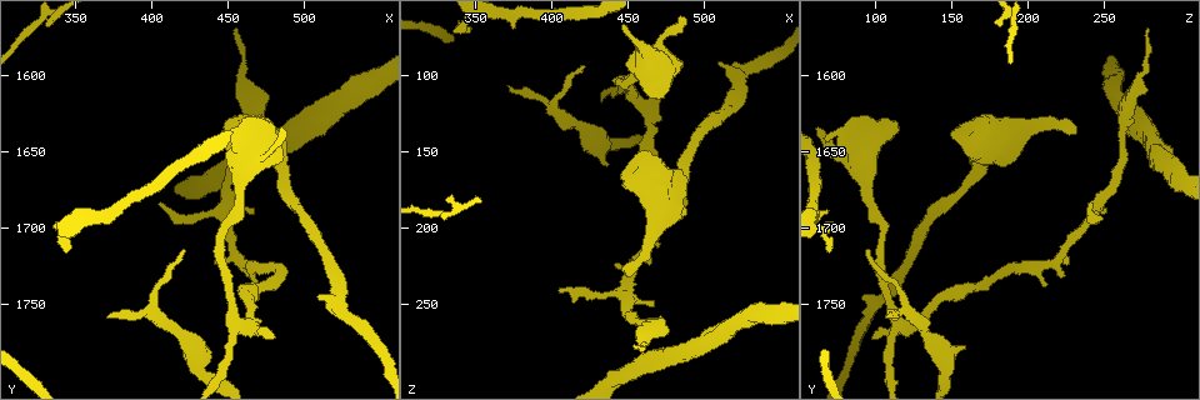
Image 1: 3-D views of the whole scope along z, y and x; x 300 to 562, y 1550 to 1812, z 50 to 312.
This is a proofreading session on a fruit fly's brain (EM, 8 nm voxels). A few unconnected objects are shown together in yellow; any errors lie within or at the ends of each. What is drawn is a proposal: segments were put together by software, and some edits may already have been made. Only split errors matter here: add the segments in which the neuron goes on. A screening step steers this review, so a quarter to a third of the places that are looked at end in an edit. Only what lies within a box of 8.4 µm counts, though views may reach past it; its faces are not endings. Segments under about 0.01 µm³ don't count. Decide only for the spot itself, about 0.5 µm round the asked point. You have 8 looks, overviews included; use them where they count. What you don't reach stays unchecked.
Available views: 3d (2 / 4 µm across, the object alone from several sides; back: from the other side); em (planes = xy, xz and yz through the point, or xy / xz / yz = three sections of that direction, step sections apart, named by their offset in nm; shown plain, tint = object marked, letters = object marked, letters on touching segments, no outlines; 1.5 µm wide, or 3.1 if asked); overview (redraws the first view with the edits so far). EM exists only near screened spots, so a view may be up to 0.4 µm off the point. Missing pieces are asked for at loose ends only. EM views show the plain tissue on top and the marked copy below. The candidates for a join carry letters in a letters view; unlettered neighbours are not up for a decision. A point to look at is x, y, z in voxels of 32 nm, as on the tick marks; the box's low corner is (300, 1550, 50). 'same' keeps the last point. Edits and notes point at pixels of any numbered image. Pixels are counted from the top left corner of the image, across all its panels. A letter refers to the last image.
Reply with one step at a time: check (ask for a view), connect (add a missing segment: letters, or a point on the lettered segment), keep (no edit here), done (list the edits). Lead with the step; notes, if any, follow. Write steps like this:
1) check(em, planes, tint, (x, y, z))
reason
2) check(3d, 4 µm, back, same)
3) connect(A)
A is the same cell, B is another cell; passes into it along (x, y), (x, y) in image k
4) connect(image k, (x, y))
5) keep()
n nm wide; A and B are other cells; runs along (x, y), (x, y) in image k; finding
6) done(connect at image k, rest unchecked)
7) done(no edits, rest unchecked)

check(3d, 4 µm, (344, 1716, 72))
thin end

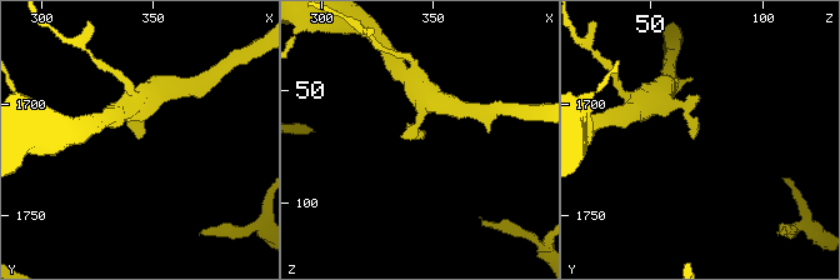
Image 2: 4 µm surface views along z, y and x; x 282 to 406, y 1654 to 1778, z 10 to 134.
check(em, planes, letters, (344, 1716, 70))

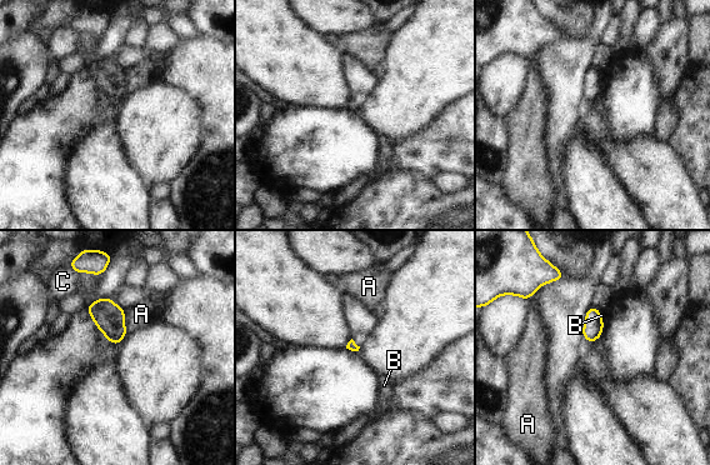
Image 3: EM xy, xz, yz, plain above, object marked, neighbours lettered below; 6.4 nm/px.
keep()
A, B and C are other cells; border along (124, 310), (126, 334) in image 3; none of them fits

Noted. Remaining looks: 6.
check(3d, 4 µm, (480, 1770, 98))
an open end

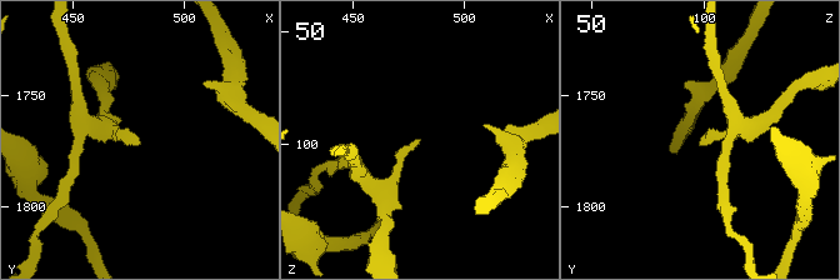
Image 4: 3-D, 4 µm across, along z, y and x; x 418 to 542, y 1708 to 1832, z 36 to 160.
check(em, planes, letters, (479, 1772, 98))
need the tissue

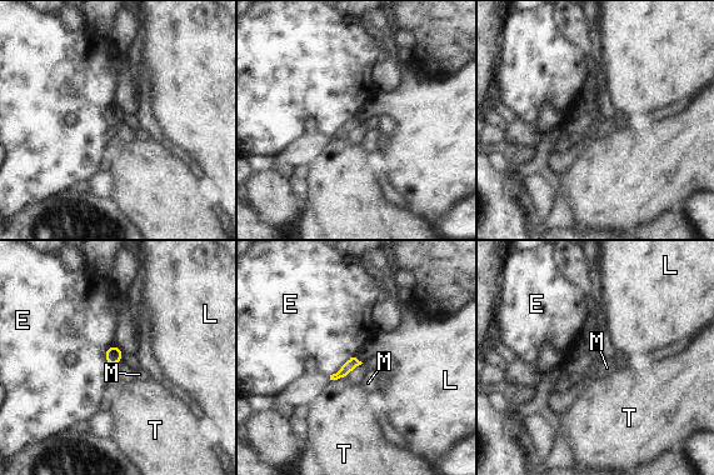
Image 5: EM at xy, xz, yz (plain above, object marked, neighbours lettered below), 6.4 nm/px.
keep()
E touches over 200 nm; E, L, M and T are other cells; border along (354, 356), (329, 375) in image 5; no lettered segment goes on from it

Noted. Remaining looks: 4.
check(em, xy, step 8, letters, (450, 1638, 232))
branch stops here

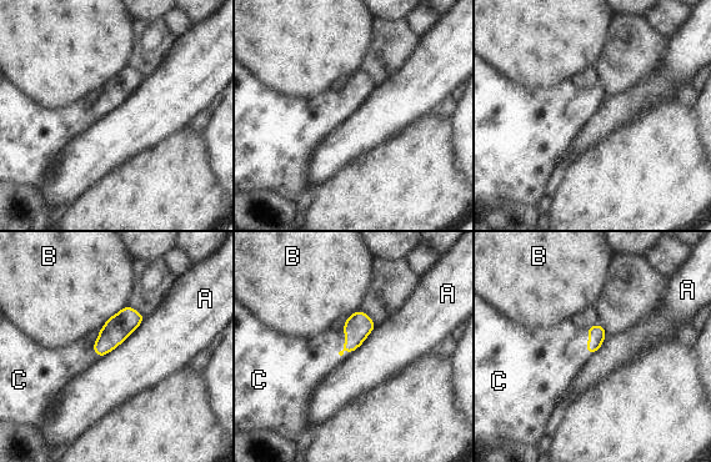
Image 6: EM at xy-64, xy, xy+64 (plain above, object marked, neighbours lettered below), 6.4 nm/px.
connect(C)
A touches over 400 nm; C is the same cell, A and B are other cells; passes into it along (359, 326), (344, 342), (311, 358) in image 6; it goes on there

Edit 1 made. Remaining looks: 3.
done(connect at image 6, rest unchecked)

